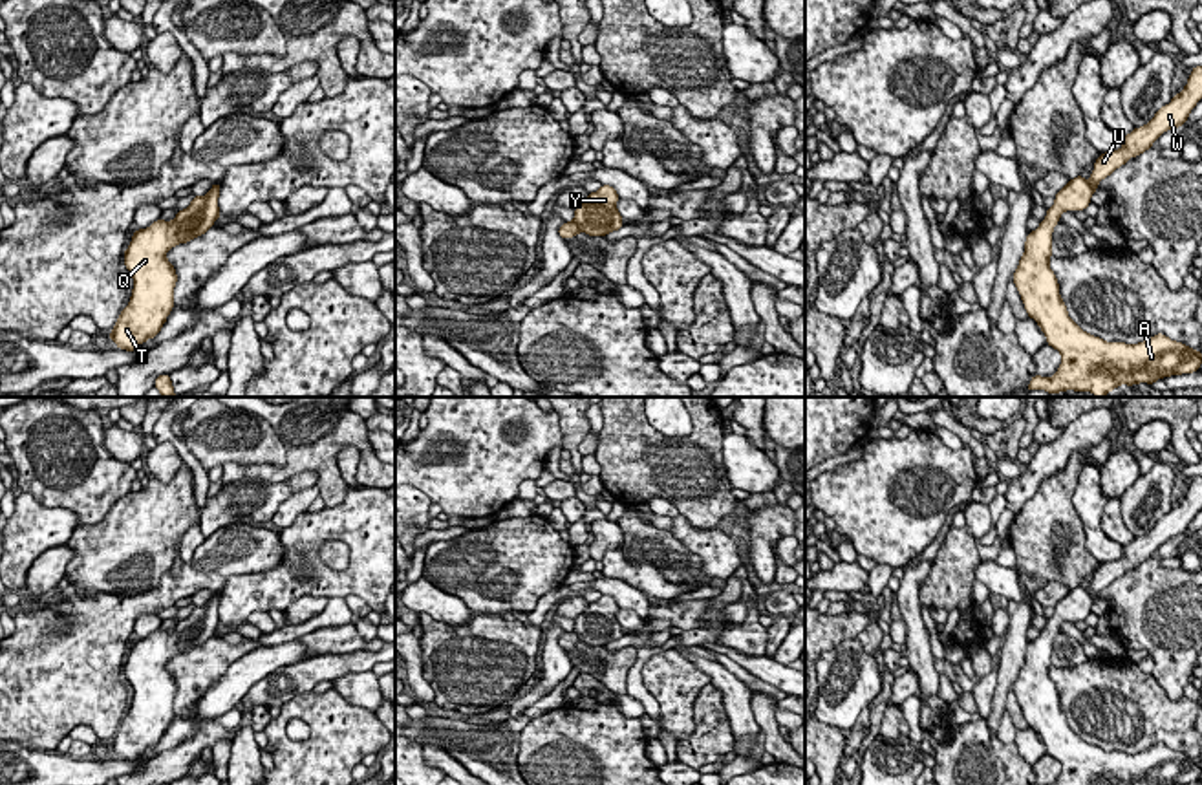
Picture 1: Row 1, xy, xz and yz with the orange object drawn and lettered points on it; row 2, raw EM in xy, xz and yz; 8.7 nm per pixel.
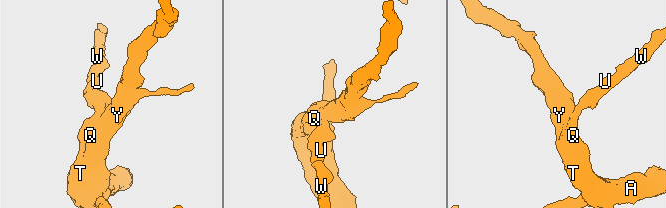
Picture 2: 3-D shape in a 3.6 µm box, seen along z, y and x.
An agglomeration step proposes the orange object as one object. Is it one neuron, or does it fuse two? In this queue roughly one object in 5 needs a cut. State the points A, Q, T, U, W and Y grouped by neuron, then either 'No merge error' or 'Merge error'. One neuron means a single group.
Groups: A Q T U W Y. No merge error

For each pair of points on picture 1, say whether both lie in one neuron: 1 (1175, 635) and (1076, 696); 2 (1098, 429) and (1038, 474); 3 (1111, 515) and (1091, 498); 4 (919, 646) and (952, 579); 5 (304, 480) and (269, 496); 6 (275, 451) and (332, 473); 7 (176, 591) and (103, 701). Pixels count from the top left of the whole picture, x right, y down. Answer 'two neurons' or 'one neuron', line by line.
1: one neuron
2: one neuron
3: two neurons
4: two neurons
5: one neuron
6: two neurons
7: one neuron

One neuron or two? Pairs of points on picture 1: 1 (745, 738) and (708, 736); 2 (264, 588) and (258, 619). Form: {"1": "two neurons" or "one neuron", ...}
{"1": "two neurons", "2": "two neurons"}

